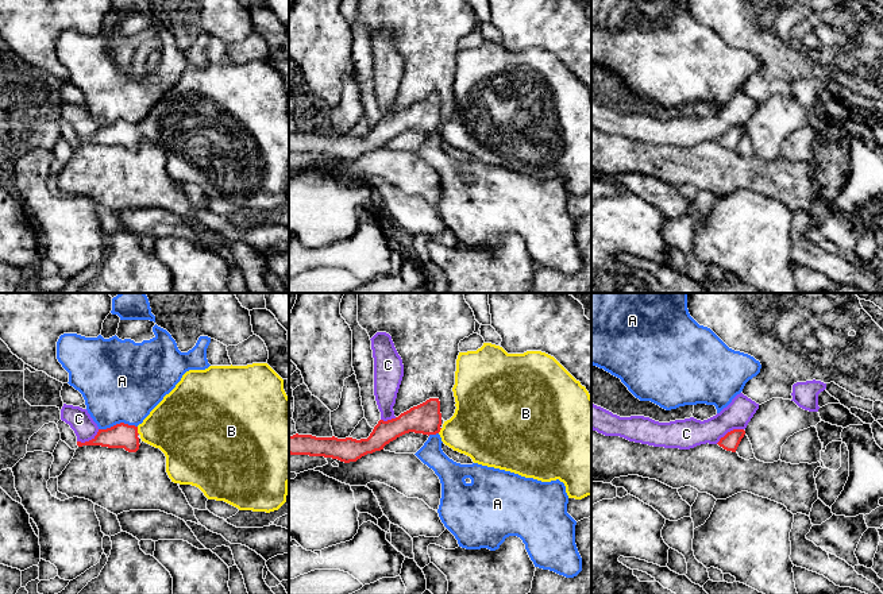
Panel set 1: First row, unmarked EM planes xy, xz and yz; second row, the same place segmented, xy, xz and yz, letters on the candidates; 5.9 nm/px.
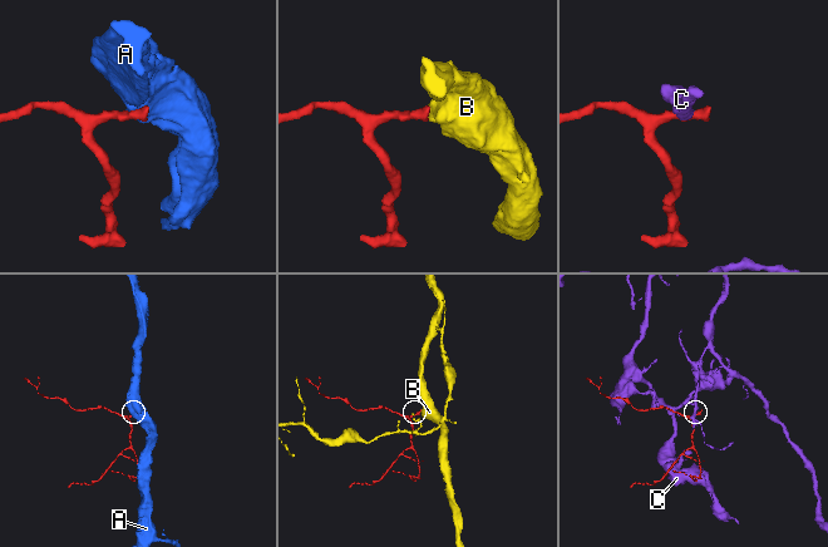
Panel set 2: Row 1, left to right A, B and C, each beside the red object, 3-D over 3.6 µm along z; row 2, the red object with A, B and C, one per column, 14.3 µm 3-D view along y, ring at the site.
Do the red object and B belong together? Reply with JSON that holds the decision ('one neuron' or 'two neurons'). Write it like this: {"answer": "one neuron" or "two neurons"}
{"answer": "one neuron"}

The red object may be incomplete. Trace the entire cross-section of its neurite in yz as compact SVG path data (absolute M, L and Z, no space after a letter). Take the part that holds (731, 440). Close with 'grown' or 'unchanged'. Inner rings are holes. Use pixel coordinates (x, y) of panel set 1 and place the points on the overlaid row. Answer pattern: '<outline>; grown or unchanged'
M733 429L728 432L724 437L721 437L717 444L726 451L736 452L744 435L745 435L744 429Z; unchanged

